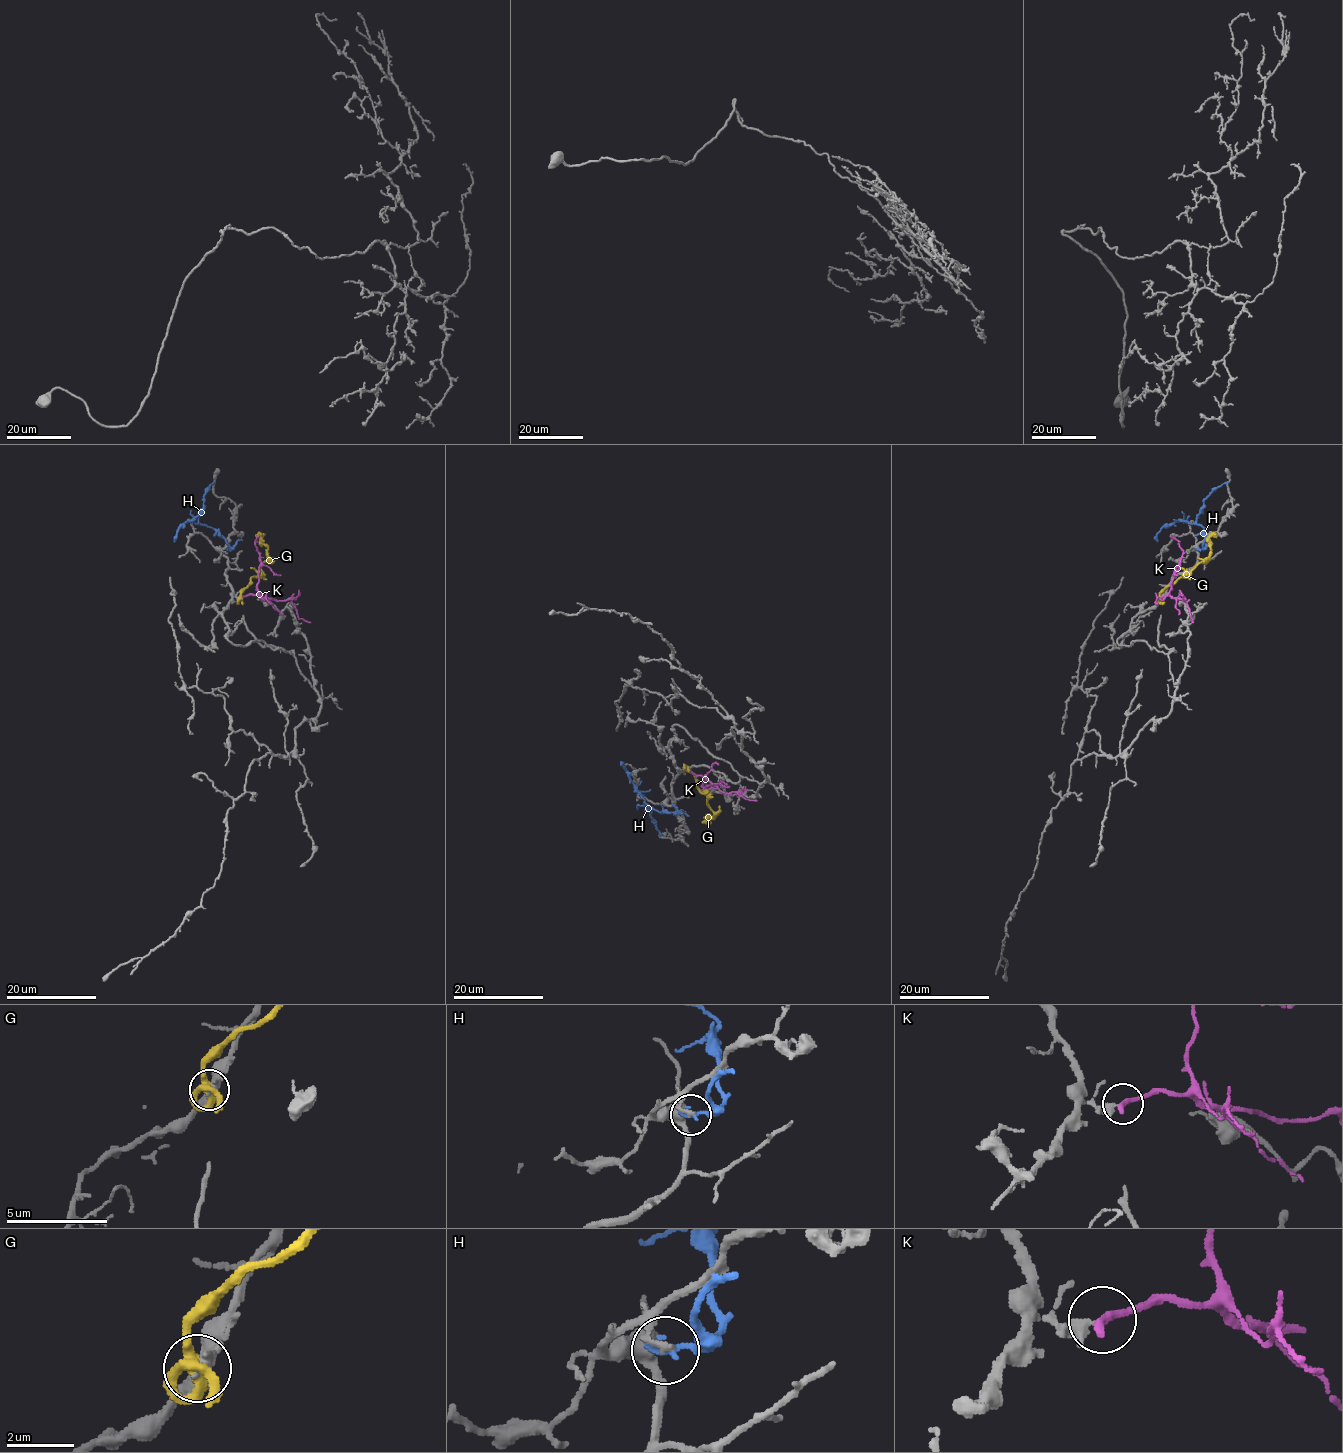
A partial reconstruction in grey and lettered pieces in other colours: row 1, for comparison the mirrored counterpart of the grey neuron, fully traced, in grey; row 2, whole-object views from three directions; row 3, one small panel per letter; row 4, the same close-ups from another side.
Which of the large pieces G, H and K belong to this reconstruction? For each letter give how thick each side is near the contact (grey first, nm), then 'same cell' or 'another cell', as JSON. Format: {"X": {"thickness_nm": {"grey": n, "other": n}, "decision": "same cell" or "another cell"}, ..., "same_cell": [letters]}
{"G": {"thickness_nm": {"grey": 440, "other": 400}, "decision": "another cell"}, "H": {"thickness_nm": {"grey": 170, "other": 240}, "decision": "another cell"}, "K": {"thickness_nm": {"grey": 240, "other": 300}, "decision": "another cell"}, "same_cell": []}

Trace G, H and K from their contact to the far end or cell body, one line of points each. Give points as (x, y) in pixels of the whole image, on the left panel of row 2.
G: (239, 599), (250, 579), (261, 576), (260, 567), (267, 559), (267, 546), (260, 537), (265, 534)
H: (228, 550), (228, 544), (214, 528), (199, 522), (204, 494), (215, 482)
K: (242, 597), (257, 595), (278, 600), (290, 599), (297, 616), (310, 622)

